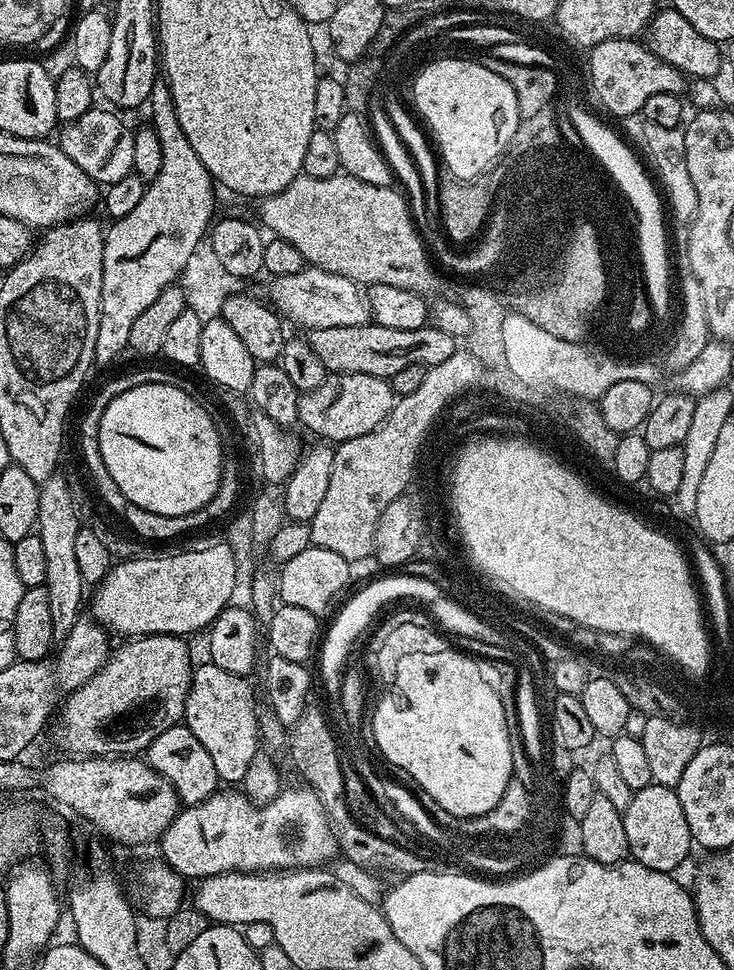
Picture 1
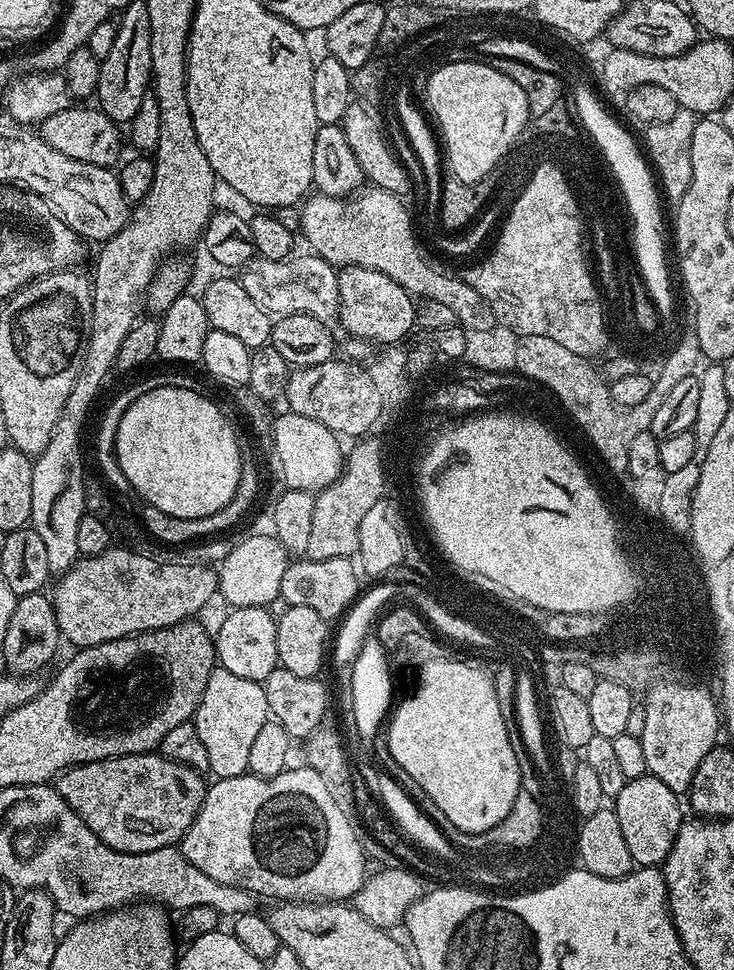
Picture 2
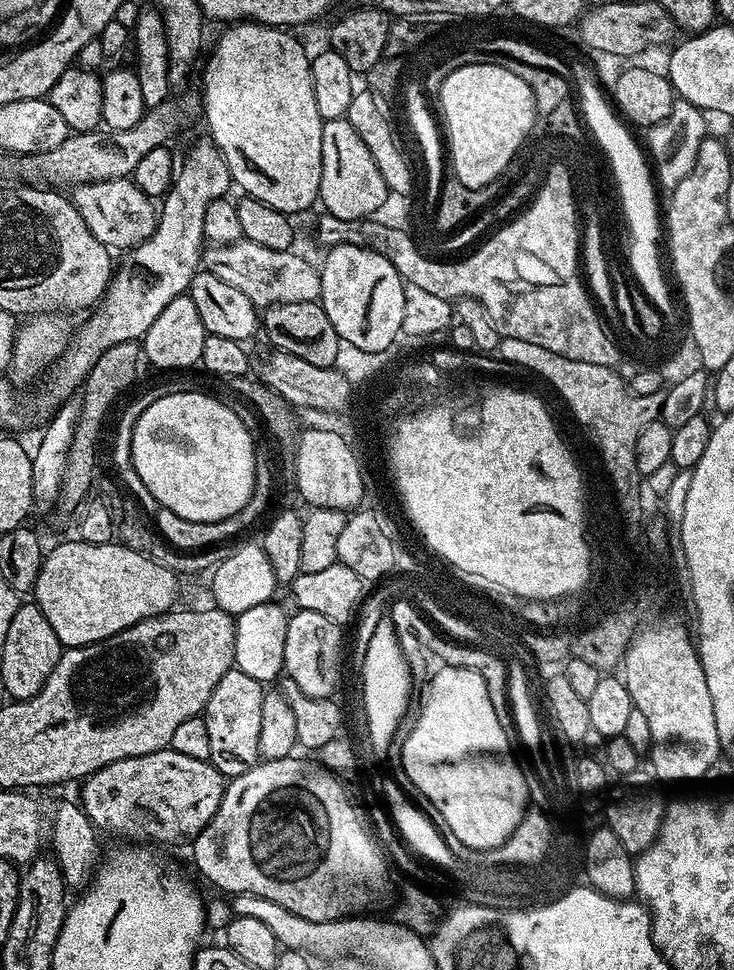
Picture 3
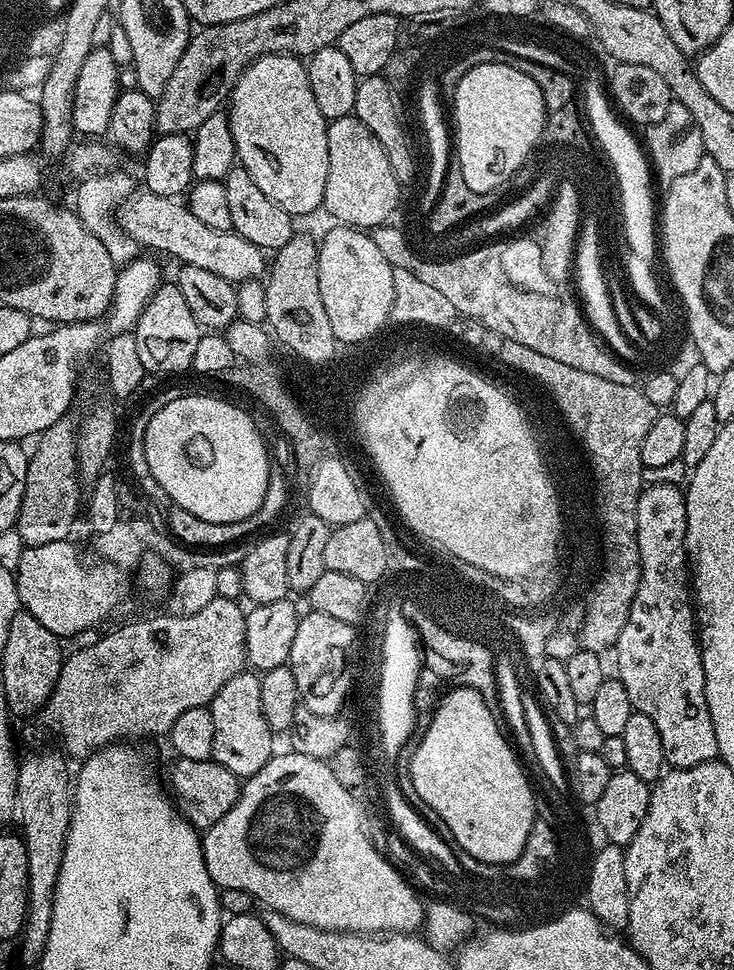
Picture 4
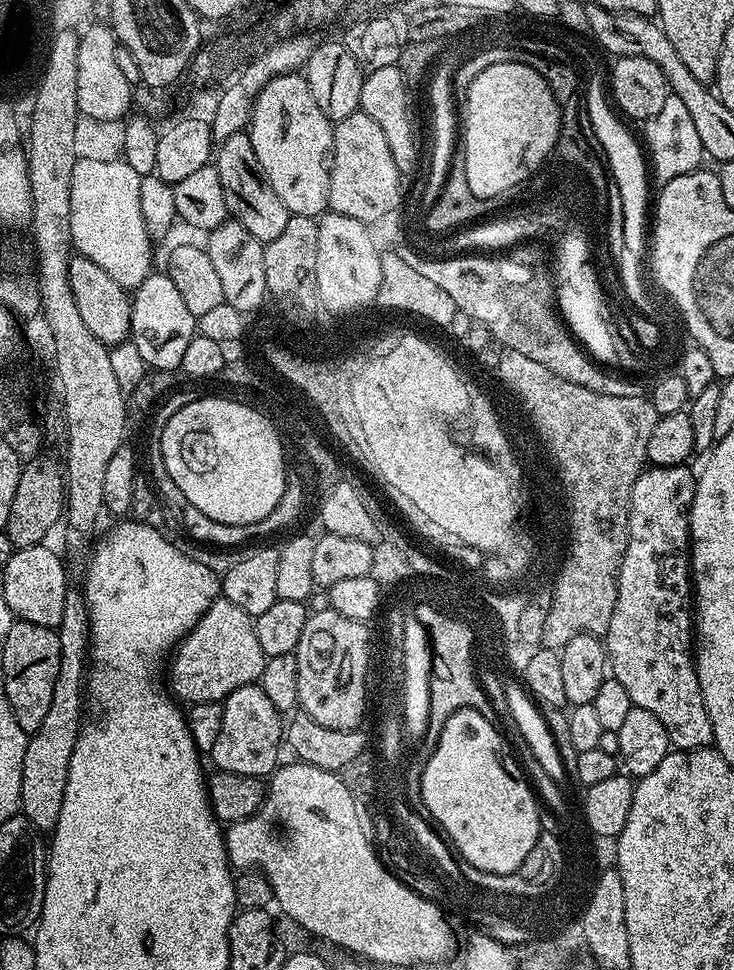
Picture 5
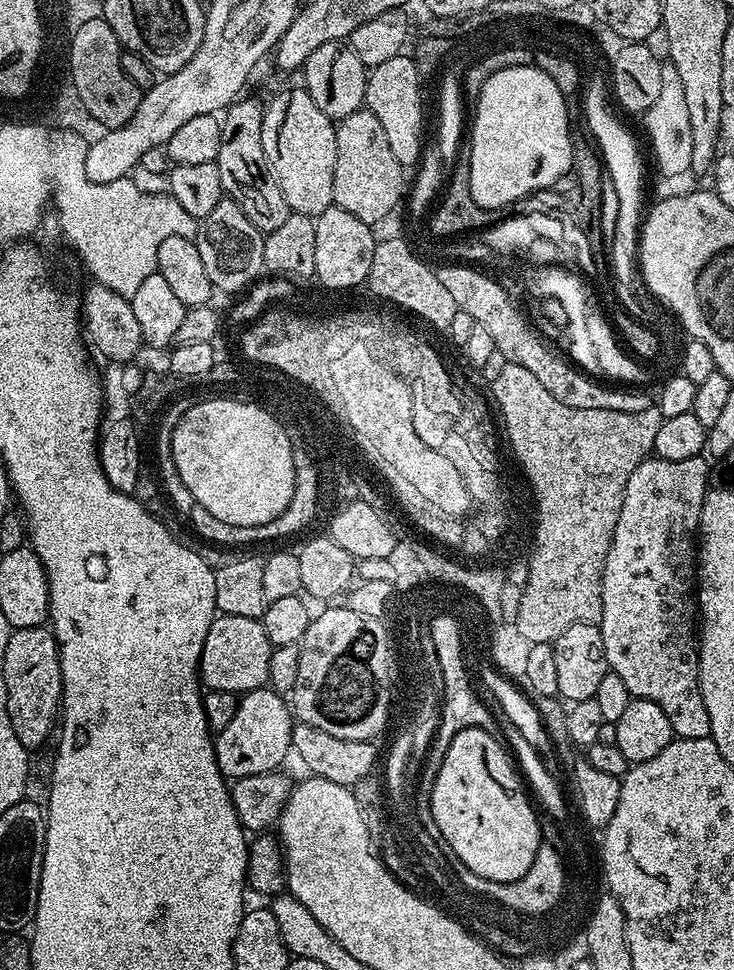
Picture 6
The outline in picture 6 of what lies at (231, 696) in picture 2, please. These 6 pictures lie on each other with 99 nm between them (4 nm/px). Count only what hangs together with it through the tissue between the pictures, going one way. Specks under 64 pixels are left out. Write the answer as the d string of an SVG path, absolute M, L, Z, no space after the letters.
M271 686L256 688L237 699L234 719L226 730L215 733L216 761L225 777L275 772L290 756L294 713L289 701Z

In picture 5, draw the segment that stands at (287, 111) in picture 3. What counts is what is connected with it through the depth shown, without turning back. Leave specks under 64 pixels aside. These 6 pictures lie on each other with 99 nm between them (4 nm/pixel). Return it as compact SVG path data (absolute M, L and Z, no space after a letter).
M291 72L274 78L260 91L260 97L254 102L247 134L254 146L254 154L258 154L260 171L264 179L268 181L274 194L282 198L282 206L286 206L291 215L319 218L328 208L333 127L333 121L328 120L326 114L322 114L321 108L318 107L318 102L314 102L314 94L310 94L308 79L303 74Z

